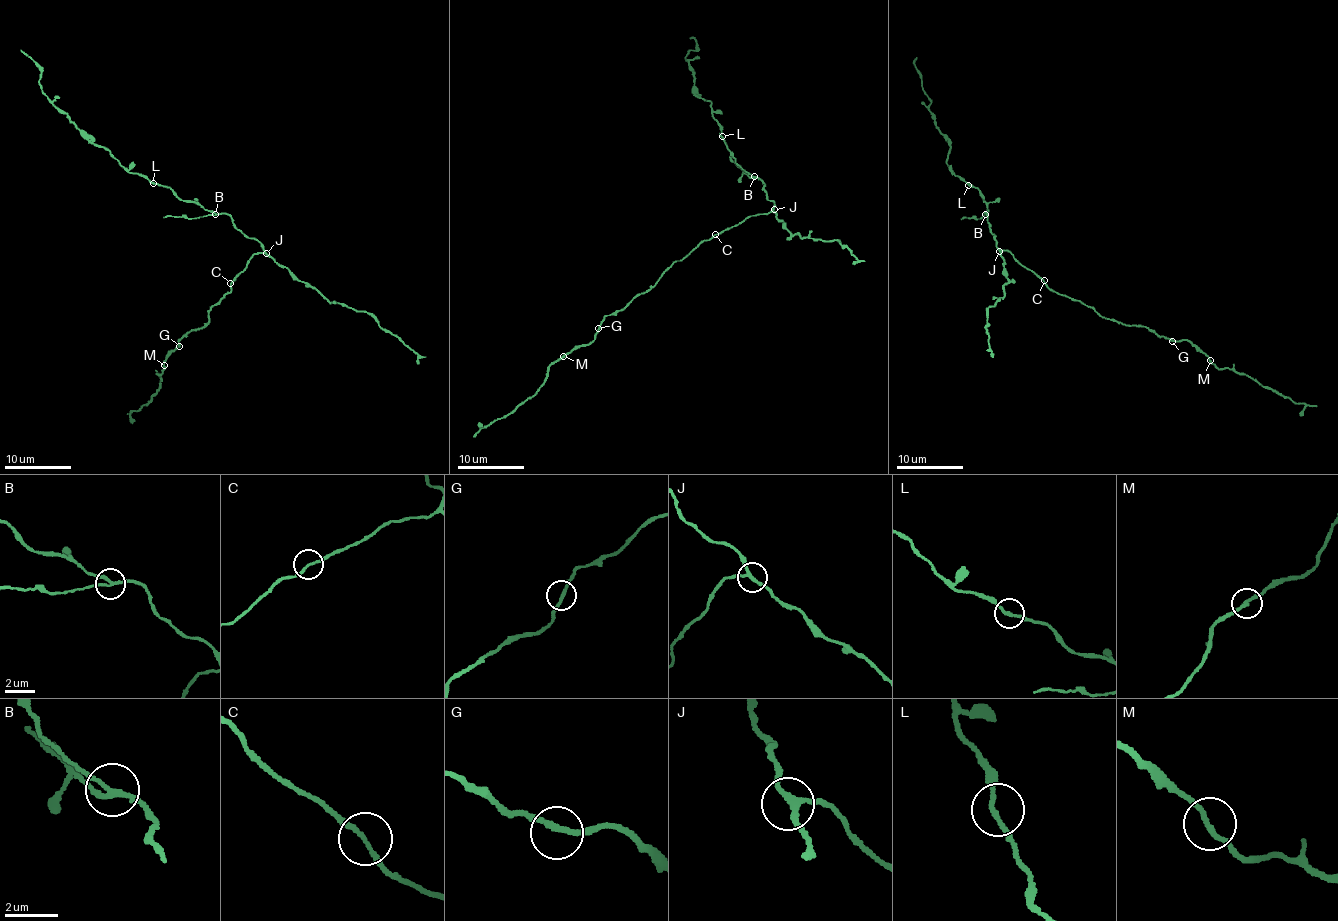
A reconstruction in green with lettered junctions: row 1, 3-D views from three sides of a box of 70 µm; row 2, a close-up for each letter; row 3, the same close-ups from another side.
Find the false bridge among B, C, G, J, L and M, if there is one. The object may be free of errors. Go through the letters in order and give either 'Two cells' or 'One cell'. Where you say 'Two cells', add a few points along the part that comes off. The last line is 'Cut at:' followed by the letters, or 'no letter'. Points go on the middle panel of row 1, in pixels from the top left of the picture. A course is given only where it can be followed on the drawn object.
B: Two cells. Course of the part to remove: (754, 176), (736, 161), (719, 133)
C: One cell
G: One cell
J: One cell
L: One cell
M: One cell
Cut at: B

